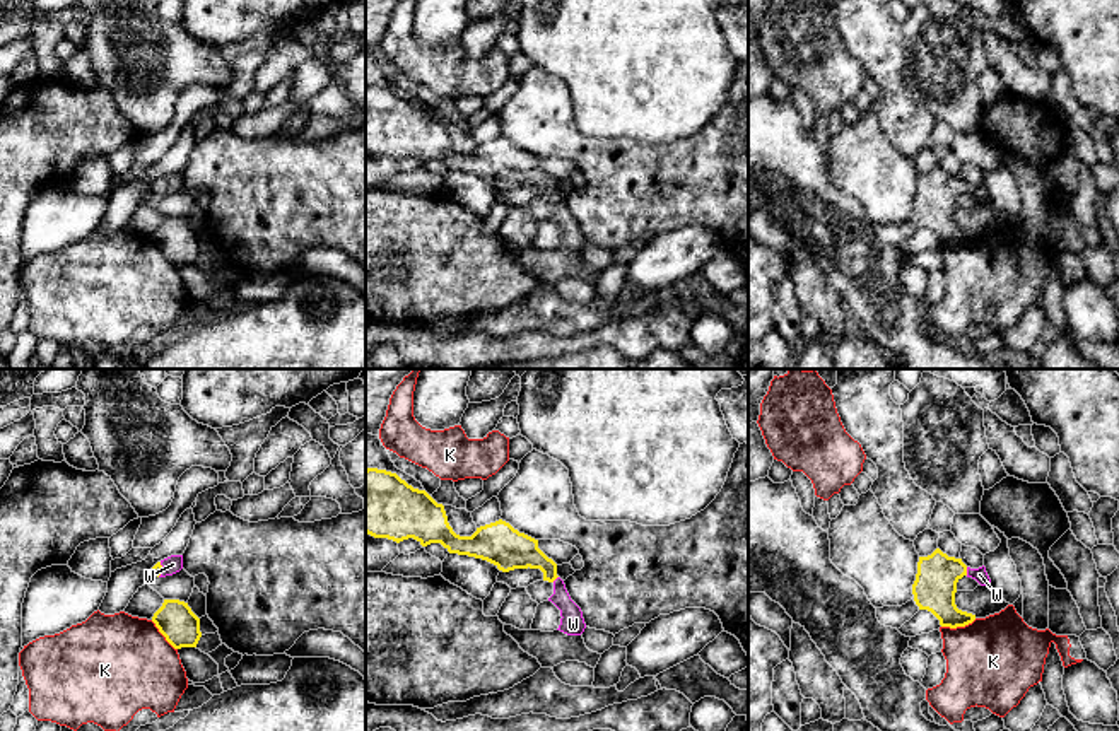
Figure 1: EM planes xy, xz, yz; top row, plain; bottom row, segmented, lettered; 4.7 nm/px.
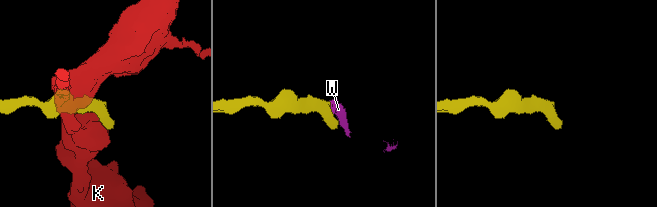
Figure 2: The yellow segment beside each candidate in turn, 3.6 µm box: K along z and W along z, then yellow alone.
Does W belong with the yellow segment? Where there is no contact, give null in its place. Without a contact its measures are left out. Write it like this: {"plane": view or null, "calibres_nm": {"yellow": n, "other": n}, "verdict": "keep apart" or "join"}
{"plane": "yz", "calibres_nm": {"yellow": 200, "other": 70}, "verdict": "join"}

